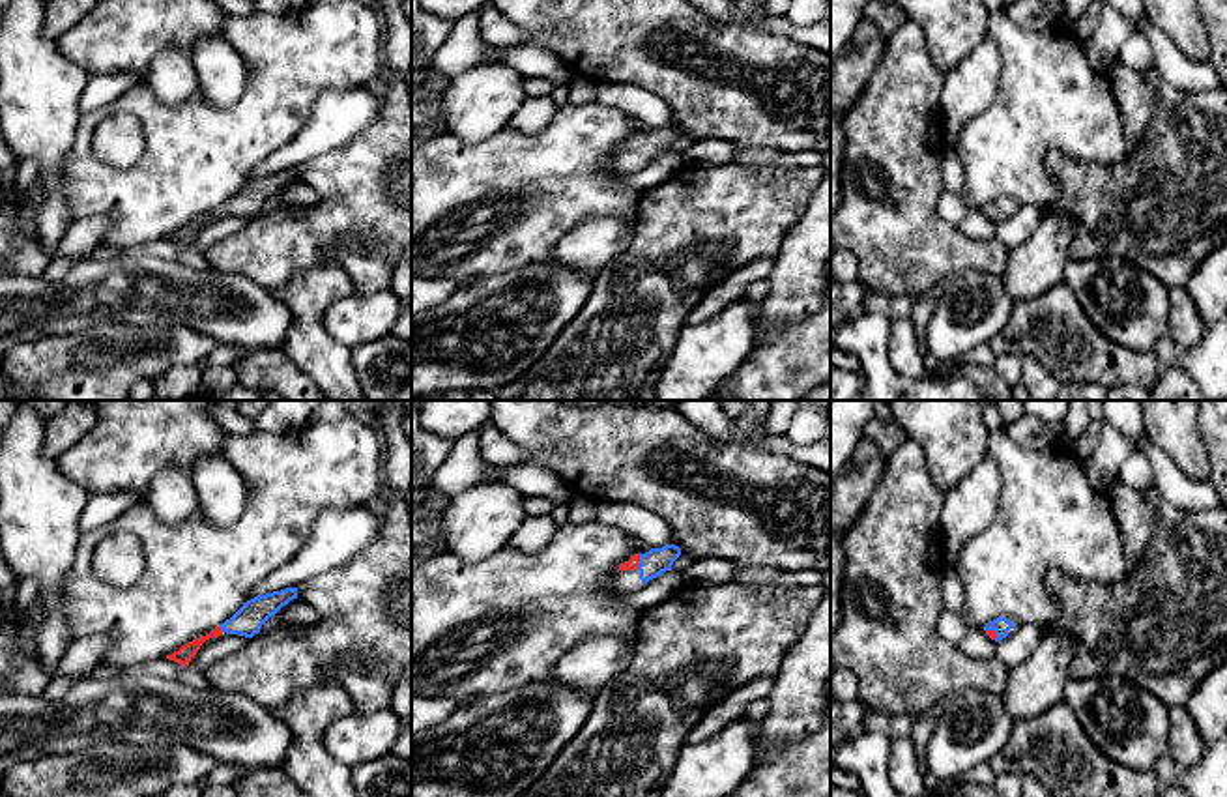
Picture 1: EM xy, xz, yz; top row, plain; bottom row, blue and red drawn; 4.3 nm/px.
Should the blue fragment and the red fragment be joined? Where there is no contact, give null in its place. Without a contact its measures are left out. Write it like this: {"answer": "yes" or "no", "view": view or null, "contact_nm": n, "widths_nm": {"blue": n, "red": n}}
{"answer": "yes", "view": "xz", "contact_nm": 70, "widths_nm": {"blue": 120, "red": 50}}

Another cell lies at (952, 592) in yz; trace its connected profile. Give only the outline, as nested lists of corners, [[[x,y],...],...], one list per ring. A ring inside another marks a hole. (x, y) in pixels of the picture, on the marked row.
[[[946,565],[943,567],[943,580],[941,580],[941,597],[945,610],[958,612],[965,601],[965,589],[958,576],[956,567]]]

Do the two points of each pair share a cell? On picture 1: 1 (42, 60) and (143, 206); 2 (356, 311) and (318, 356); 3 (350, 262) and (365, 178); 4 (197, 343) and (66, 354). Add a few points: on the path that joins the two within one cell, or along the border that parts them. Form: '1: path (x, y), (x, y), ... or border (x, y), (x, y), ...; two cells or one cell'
1: border (81, 115), (68, 158); two cells
2: border (341, 296), (328, 307), (324, 328), (350, 348); two cells
3: border (332, 257), (337, 253), (380, 257), (391, 270); two cells
4: path (165, 343), (113, 339), (98, 354); one cell

